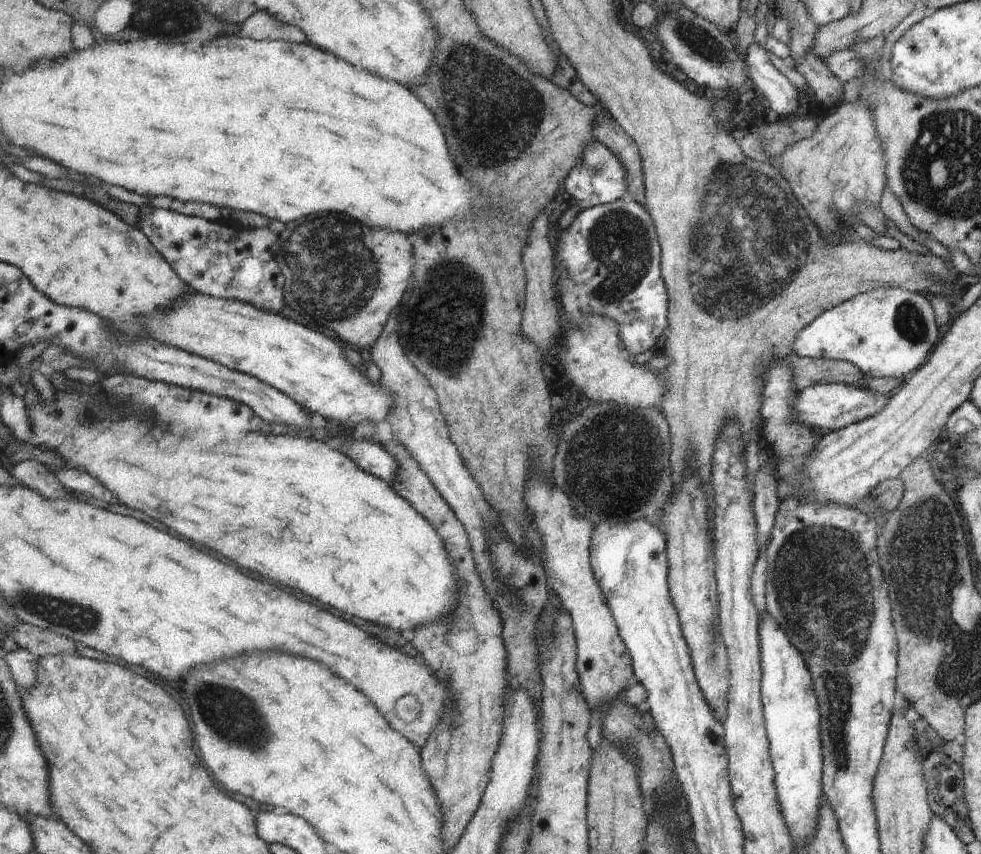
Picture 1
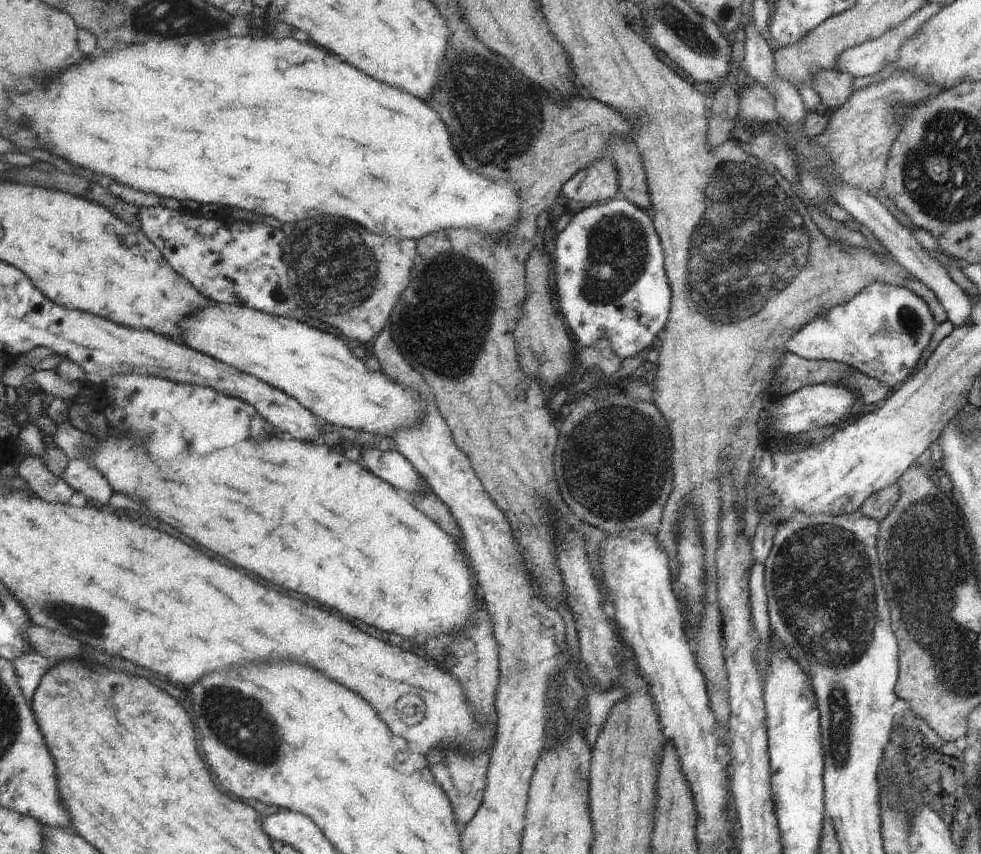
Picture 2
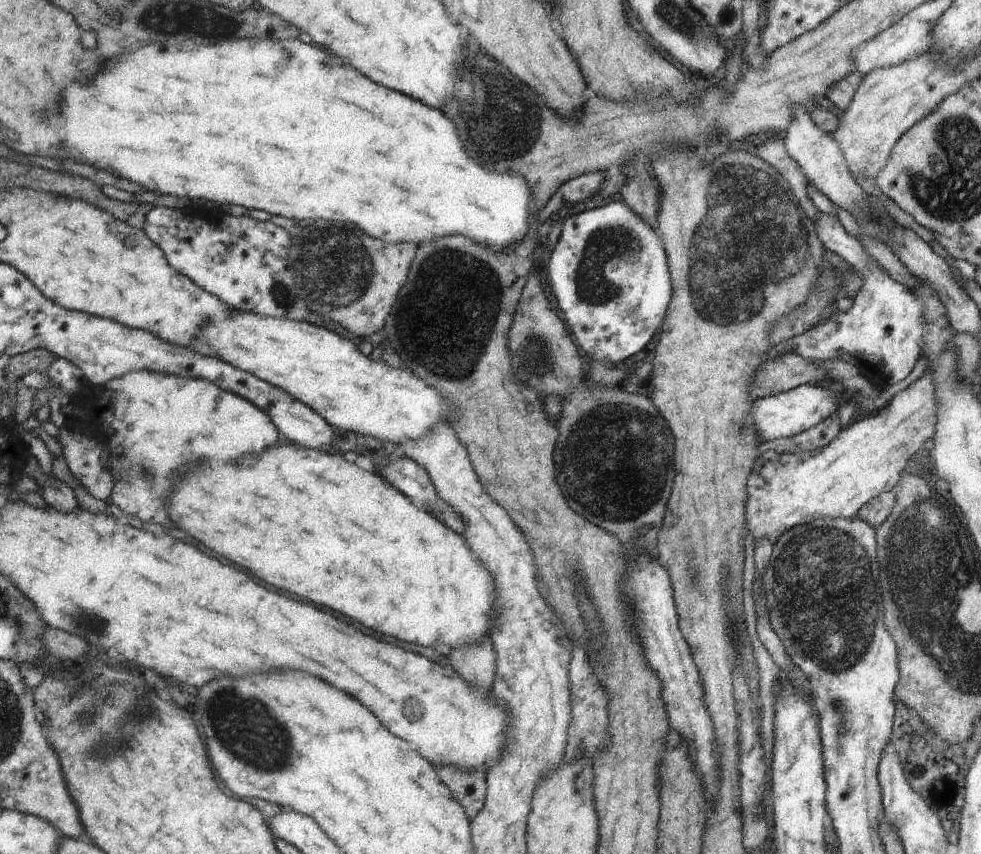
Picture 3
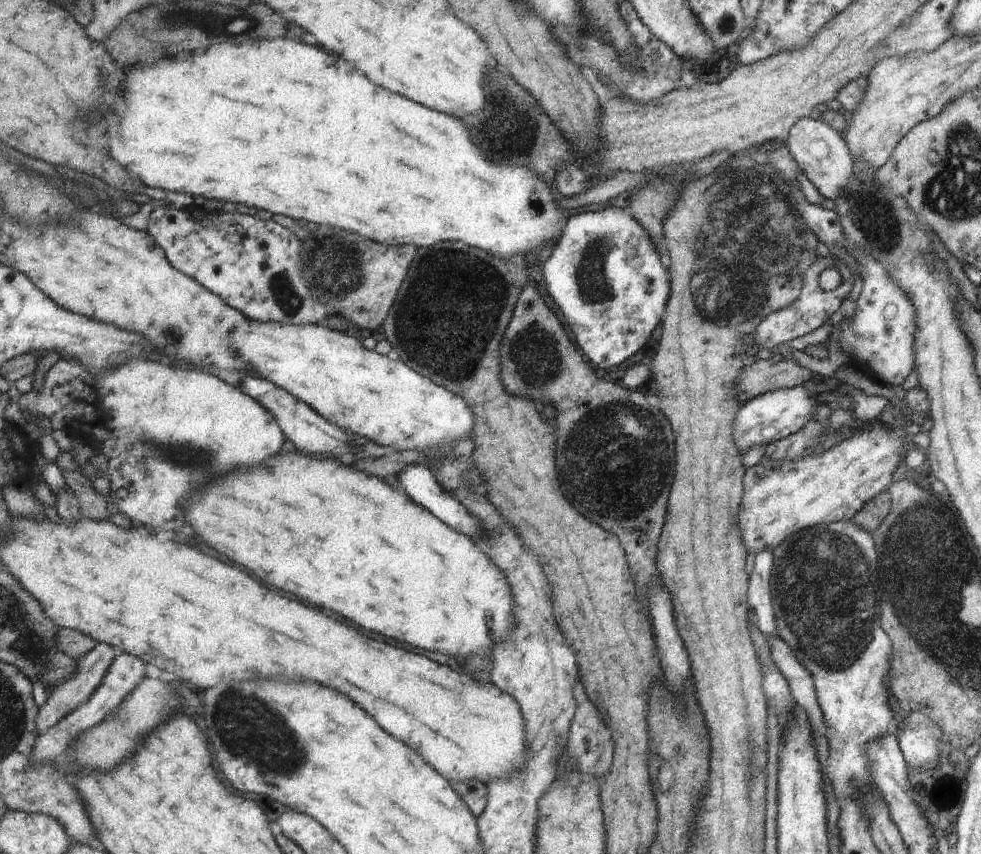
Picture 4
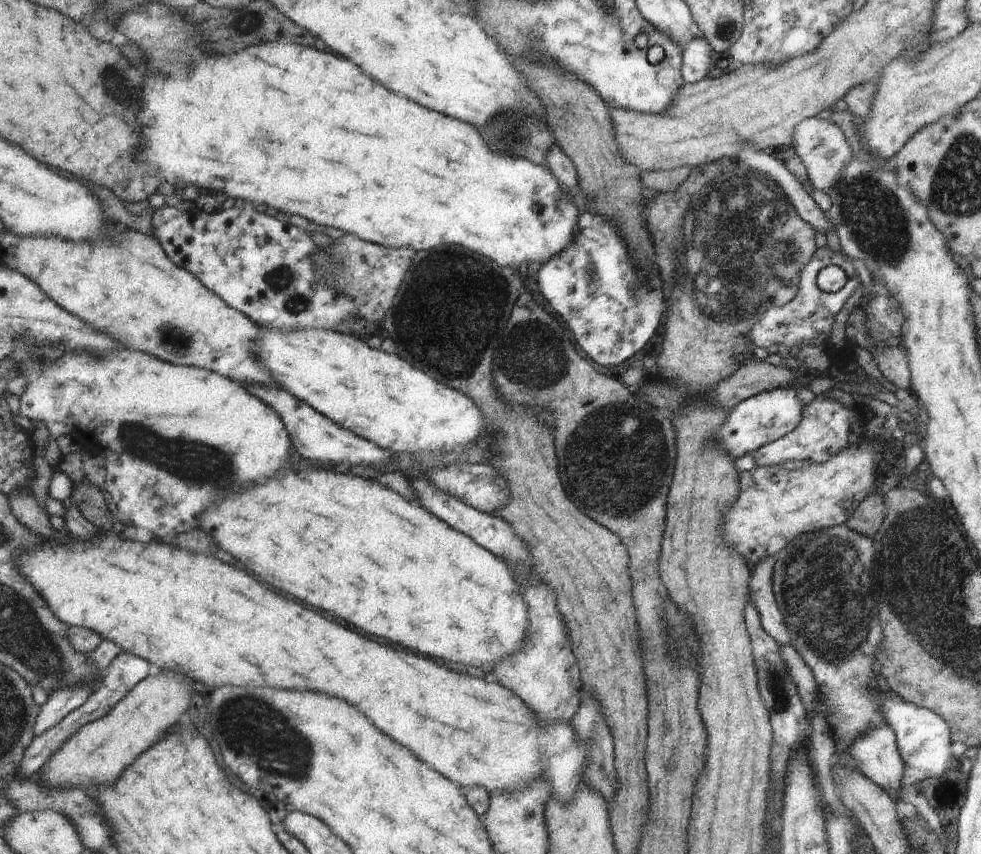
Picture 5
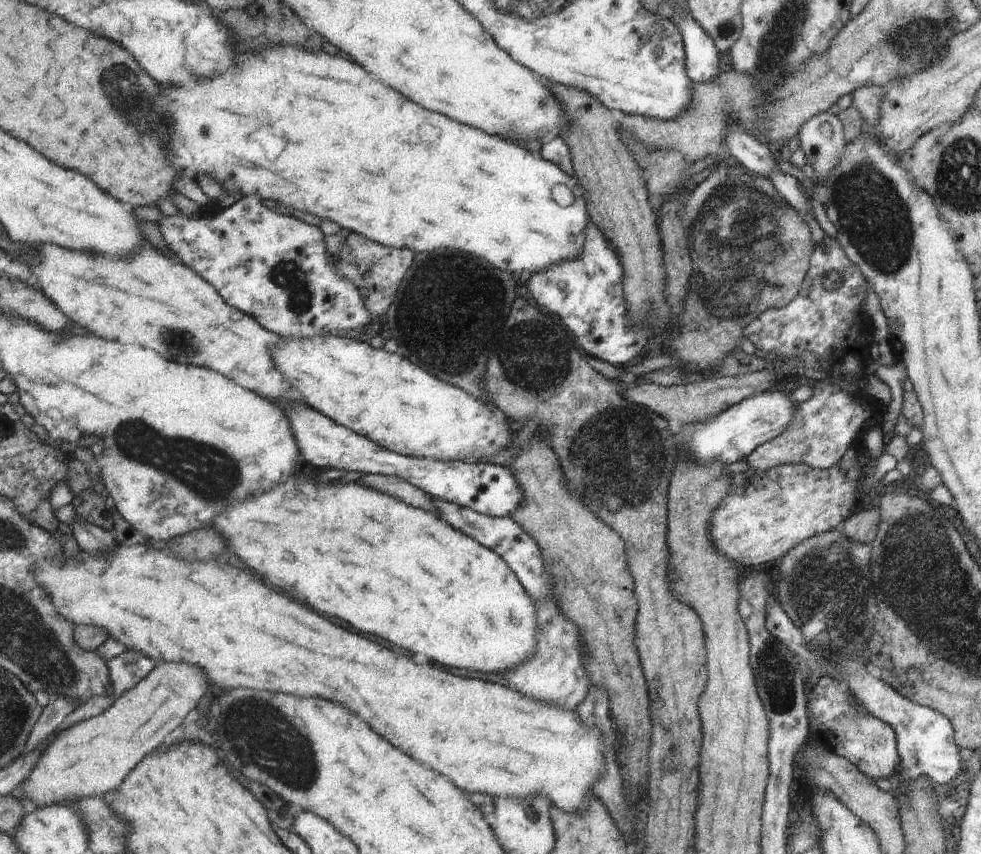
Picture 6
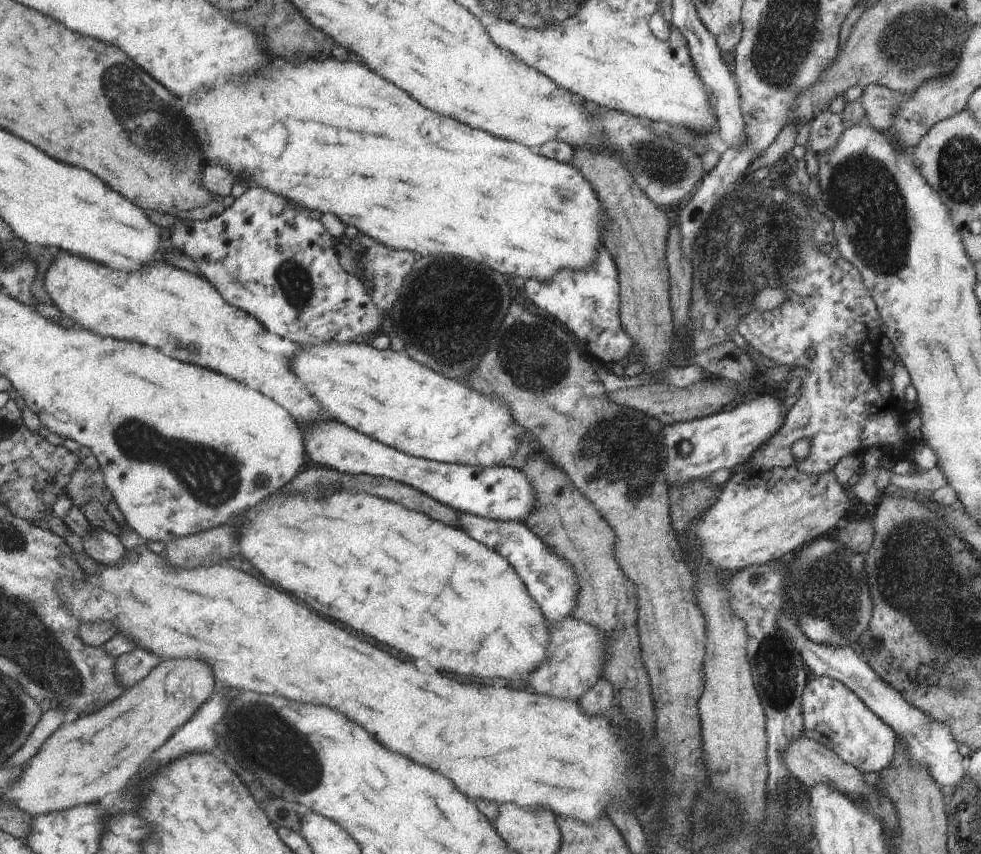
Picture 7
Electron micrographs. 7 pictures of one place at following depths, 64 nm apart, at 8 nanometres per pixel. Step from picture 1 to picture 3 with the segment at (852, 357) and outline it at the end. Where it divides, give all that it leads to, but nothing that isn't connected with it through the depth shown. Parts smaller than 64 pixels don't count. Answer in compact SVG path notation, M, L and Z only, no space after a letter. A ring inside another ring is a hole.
M817 210L817 218L807 220L807 226L817 232L817 238L827 250L841 256L851 270L857 272L863 284L855 296L837 310L835 316L827 316L821 324L813 326L801 336L793 336L791 340L777 344L779 352L785 354L793 350L793 354L803 356L805 360L819 362L839 358L843 364L855 366L867 382L881 390L901 382L921 358L921 340L925 332L921 302L909 288L893 282L885 274L885 270L867 254L863 244L843 230L841 220L837 220L835 214L823 214Z

